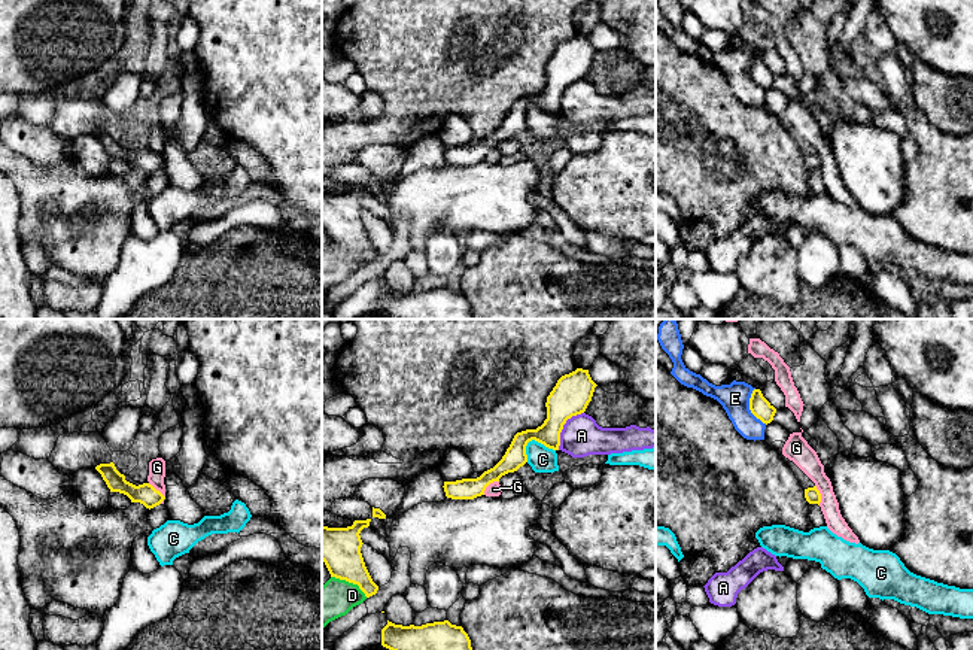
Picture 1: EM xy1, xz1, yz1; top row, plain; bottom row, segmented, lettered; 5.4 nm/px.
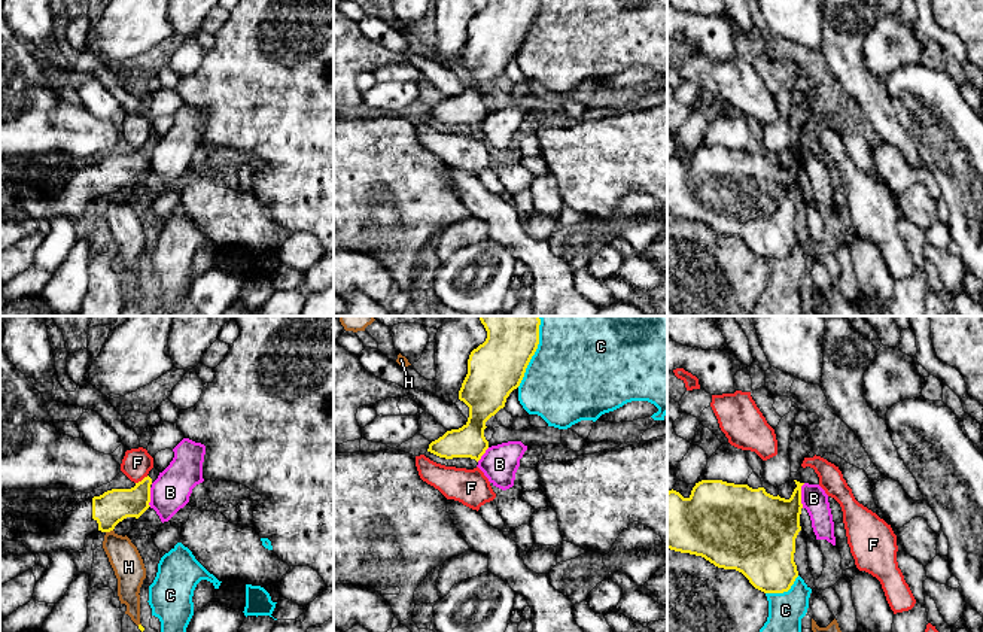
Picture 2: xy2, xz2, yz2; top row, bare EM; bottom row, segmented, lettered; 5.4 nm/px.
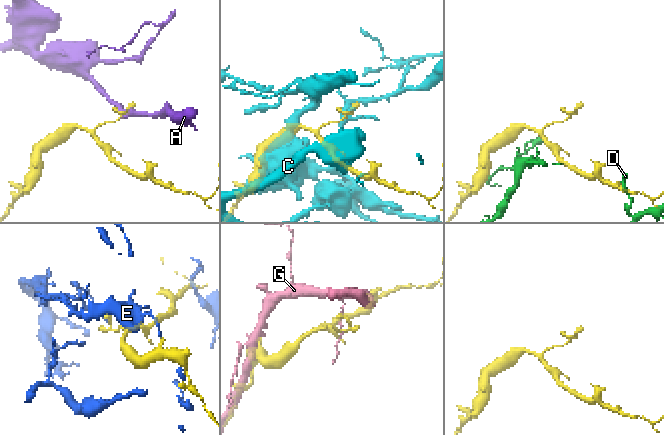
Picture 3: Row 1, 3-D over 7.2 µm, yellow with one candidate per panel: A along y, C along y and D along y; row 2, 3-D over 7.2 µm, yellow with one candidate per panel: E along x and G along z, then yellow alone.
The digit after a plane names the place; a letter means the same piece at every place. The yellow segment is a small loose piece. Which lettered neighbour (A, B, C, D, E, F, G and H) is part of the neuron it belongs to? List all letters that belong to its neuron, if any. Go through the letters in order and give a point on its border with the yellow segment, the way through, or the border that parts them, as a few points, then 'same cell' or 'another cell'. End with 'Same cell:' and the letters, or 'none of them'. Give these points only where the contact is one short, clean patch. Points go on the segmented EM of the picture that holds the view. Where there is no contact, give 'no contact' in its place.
A: meets yellow in xz1 at (562, 427); border along xz1 (583, 412), (566, 421), (558, 449); another cell
B: meets yellow in yz2 at (800, 495); border along yz2 (805, 483), (802, 486), (802, 507); another cell
C: meets yellow in xz2 at (535, 351); another cell
D: meets yellow in xz1 at (350, 582); another cell
E: meets yellow in yz1 at (750, 407); another cell
F: meets yellow in xy2 at (143, 479); another cell
G: meets yellow in xz1 at (489, 483); border along xz1 (498, 480), (493, 480), (483, 494); another cell
H: meets yellow in xy2 at (109, 531); another cell
Same cell: none of them

